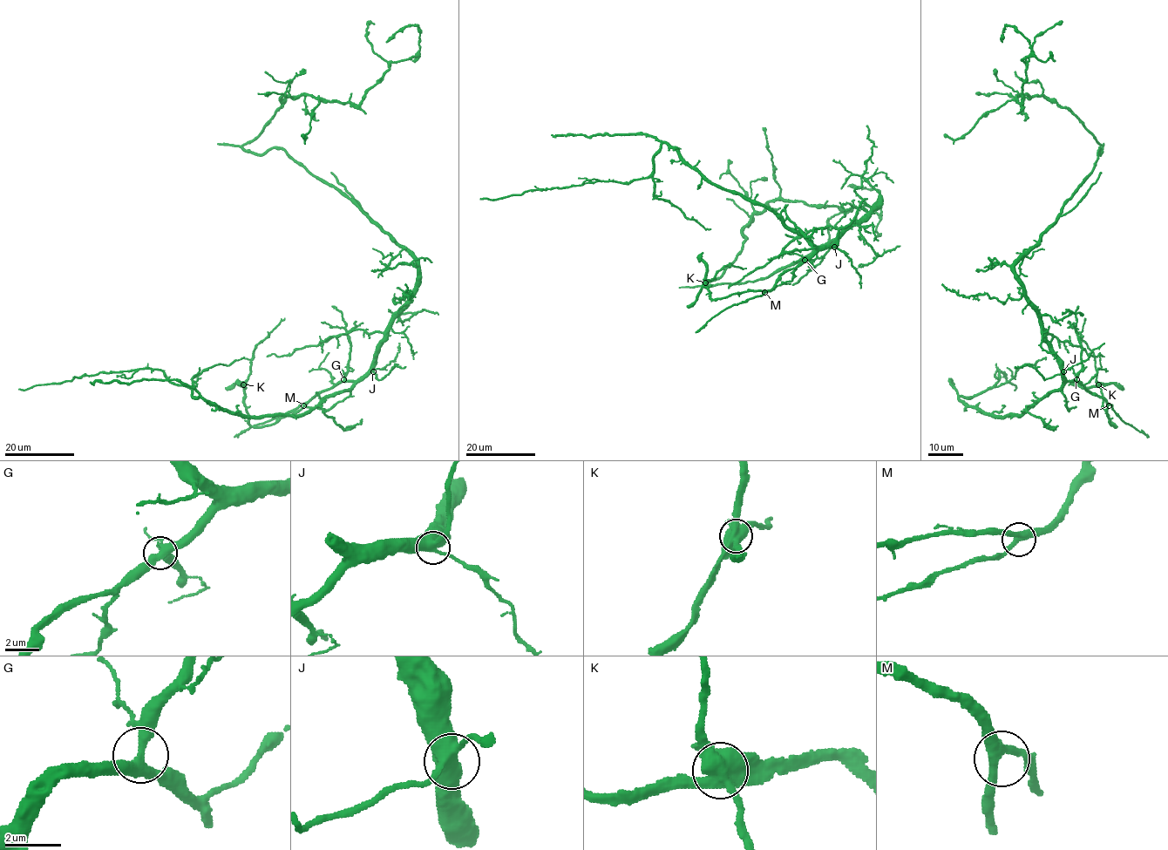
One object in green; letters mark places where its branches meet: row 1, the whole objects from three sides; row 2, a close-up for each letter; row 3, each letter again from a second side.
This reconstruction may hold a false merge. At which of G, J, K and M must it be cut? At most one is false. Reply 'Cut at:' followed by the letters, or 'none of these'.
Cut at: K

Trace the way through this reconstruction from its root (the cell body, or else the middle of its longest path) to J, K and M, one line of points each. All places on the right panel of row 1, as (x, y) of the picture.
J: (1022, 257), (1015, 266), (1015, 277), (1033, 304), (1040, 318), (1043, 338), (1051, 347), (1063, 371)
K: (1022, 257), (1015, 266), (1015, 277), (1040, 318), (1043, 338), (1063, 377), (1102, 397), (1114, 427), (1099, 384)
M: (1022, 257), (1015, 266), (1015, 277), (1040, 318), (1043, 338), (1051, 347), (1063, 377), (1080, 383), (1109, 405)

